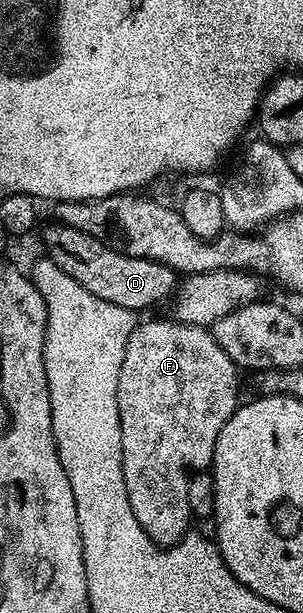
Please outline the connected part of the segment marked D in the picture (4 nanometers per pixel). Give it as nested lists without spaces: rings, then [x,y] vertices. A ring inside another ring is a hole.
[[[57,223],[50,226],[42,233],[42,245],[46,248],[45,256],[64,275],[72,275],[80,287],[92,291],[100,299],[108,303],[116,303],[116,307],[133,309],[150,309],[161,301],[169,302],[175,296],[176,286],[179,284],[179,274],[167,265],[156,263],[152,259],[129,257],[96,239],[92,235],[84,235],[84,231],[76,231],[76,227],[68,227]]]

